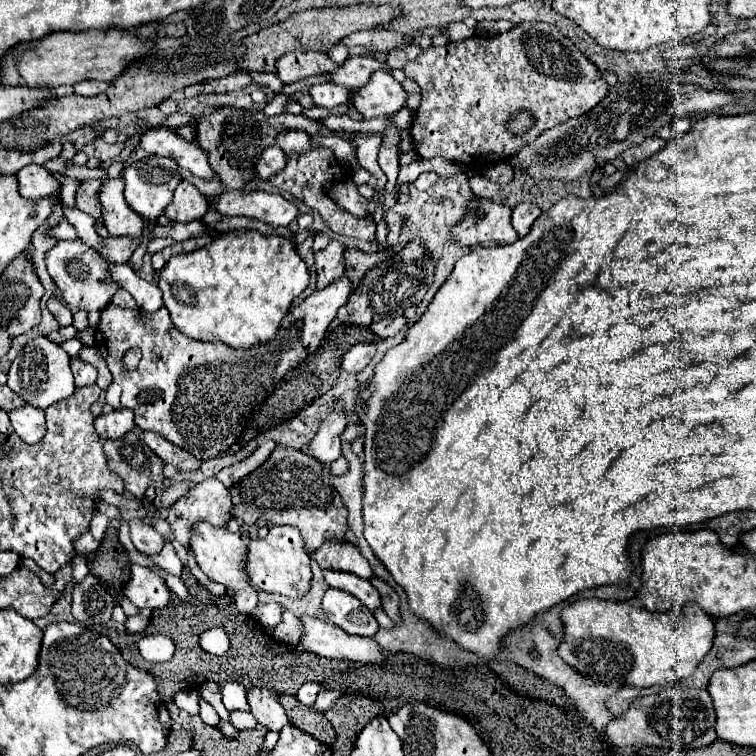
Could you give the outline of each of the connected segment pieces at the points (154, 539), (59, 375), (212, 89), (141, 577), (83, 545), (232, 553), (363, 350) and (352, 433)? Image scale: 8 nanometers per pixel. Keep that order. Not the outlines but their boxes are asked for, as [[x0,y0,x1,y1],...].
[[128,517,166,555],[8,337,74,409],[184,73,252,99],[124,565,170,609],[76,533,98,555],[190,521,258,615],[342,343,376,375],[341,417,365,442]]

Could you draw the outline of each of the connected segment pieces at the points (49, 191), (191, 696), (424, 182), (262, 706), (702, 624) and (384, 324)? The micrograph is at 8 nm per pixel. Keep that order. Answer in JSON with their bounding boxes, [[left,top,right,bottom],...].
[[16,165,60,199],[174,691,200,715],[414,173,438,191],[248,687,290,733],[560,599,716,687],[370,315,408,337]]

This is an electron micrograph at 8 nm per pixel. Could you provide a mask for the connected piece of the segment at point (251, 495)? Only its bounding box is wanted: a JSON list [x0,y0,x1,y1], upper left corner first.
[230,445,346,553]

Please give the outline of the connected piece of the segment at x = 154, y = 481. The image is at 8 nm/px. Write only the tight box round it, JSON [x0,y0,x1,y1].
[104,427,164,499]

